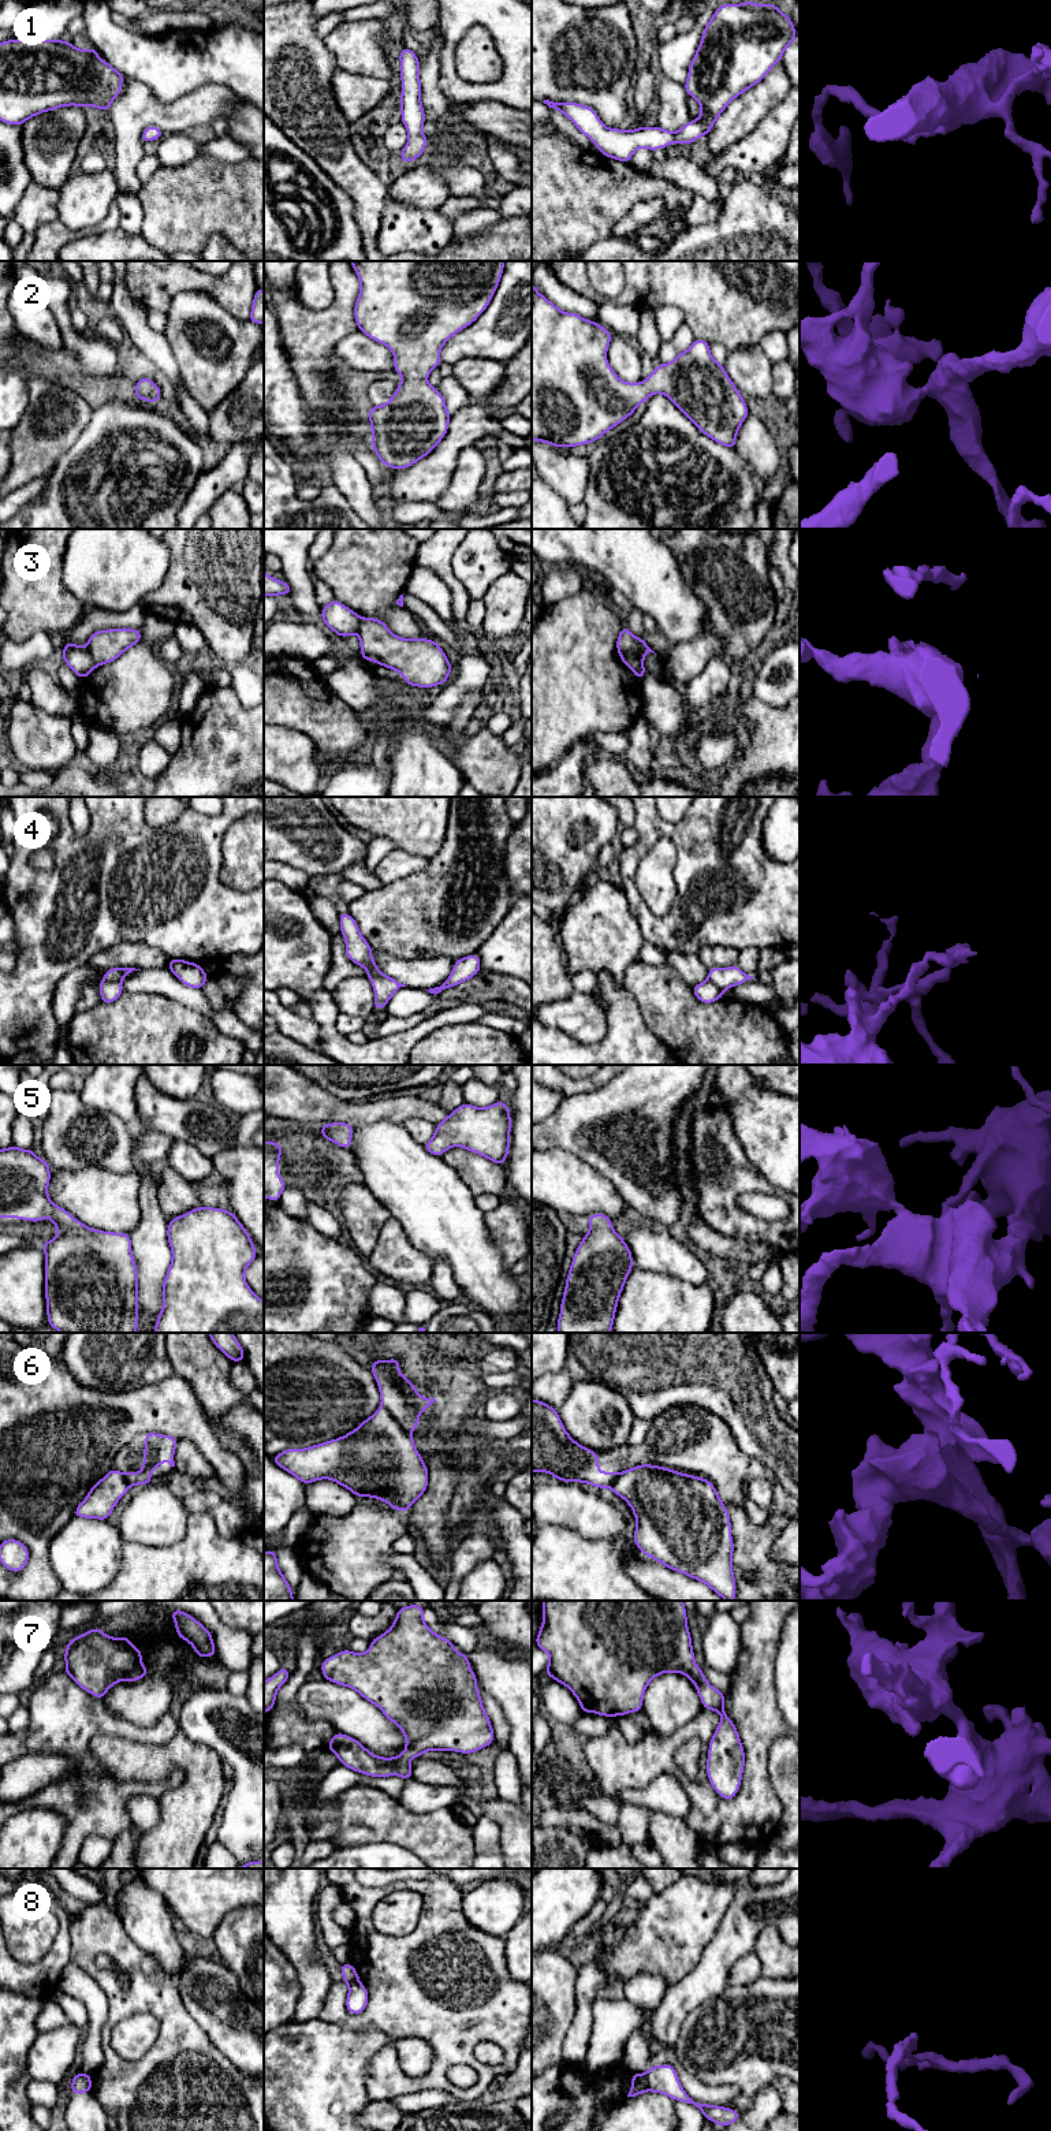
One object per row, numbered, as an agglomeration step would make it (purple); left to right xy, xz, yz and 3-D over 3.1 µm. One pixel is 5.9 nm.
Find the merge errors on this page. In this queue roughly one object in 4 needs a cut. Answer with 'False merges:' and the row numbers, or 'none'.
False merges: 3, 4, 6, 8

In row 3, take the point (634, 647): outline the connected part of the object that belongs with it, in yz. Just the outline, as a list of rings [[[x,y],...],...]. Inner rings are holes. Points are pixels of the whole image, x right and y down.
[[[626,625],[622,626],[622,630],[616,640],[616,649],[620,653],[626,653],[633,659],[640,660],[642,666],[644,666],[644,656],[648,652],[655,653],[641,637],[634,637]]]

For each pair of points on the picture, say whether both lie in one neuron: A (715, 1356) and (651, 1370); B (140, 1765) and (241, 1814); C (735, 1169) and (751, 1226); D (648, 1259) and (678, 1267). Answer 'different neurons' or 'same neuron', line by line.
A: same neuron
B: different neurons
C: same neuron
D: same neuron

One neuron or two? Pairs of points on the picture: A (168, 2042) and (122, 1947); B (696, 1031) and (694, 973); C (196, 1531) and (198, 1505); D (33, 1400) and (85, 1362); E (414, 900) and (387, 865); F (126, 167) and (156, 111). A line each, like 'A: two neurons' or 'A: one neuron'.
A: one neuron
B: two neurons
C: two neurons
D: two neurons
E: two neurons
F: one neuron

